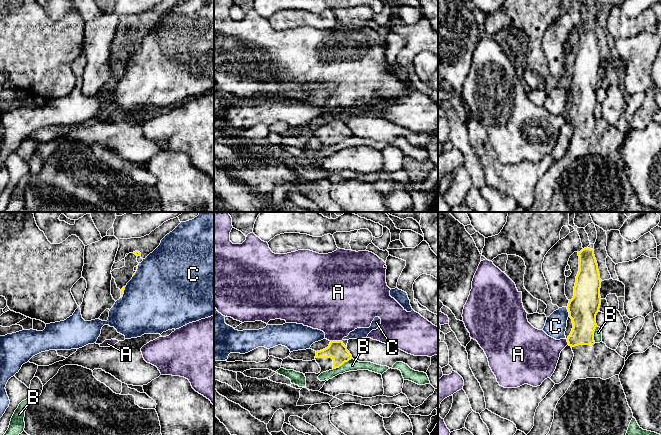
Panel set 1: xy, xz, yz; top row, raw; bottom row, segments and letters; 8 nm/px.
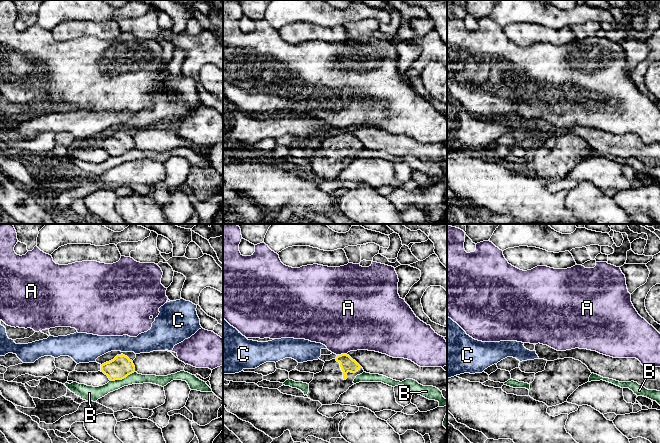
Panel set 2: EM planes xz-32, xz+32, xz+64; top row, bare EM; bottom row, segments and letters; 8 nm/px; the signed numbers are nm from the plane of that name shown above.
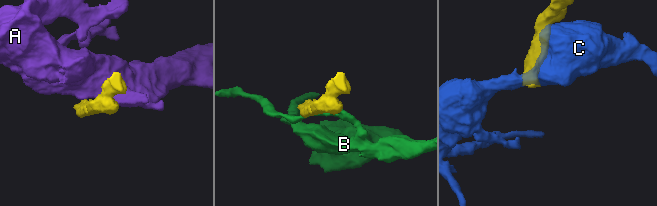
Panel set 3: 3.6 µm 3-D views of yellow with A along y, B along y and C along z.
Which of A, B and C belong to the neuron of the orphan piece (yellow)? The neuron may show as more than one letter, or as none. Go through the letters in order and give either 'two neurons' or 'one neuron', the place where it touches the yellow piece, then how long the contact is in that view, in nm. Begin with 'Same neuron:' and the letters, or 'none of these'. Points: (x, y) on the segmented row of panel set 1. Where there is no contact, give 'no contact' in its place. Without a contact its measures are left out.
Same neuron: none of these
A: two neurons; contact xz (336, 341); length 90 nm
B: two neurons; contact xz (342, 364); length 180 nm
C: two neurons; contact yz (568, 311); length 80 nm

